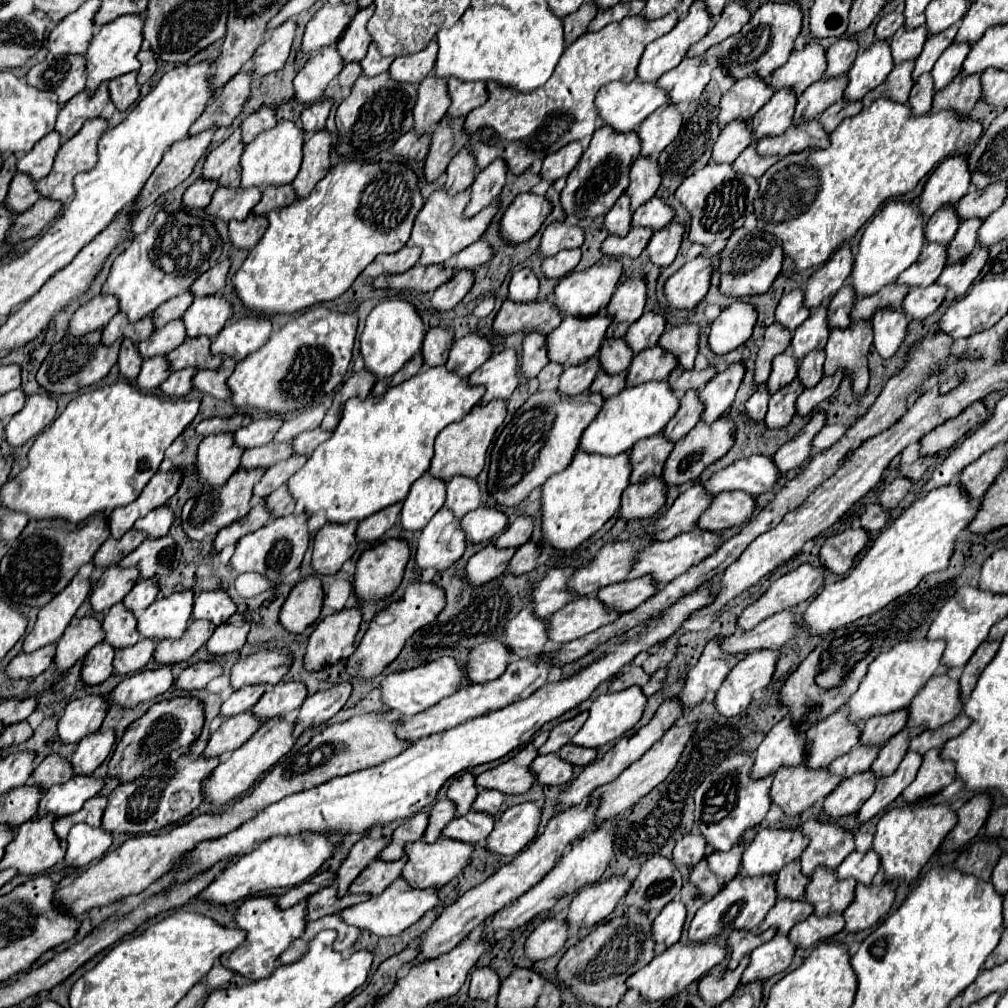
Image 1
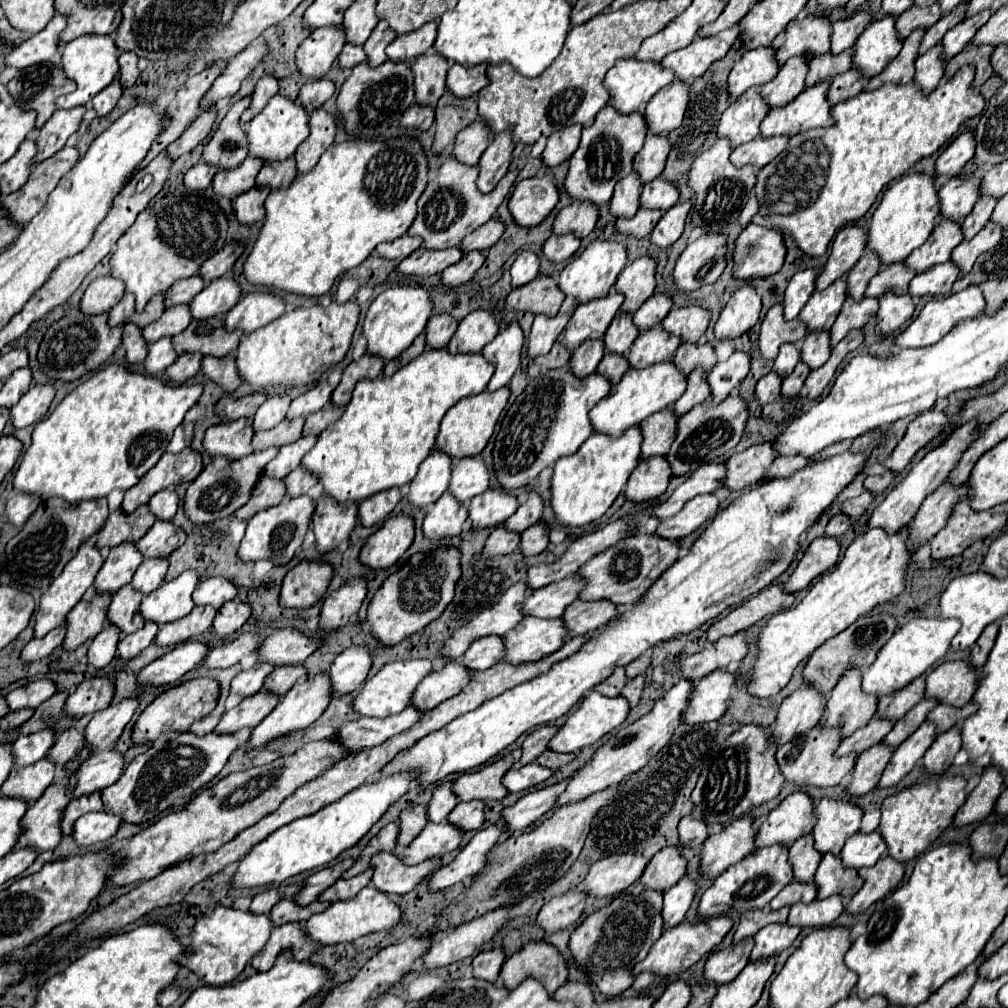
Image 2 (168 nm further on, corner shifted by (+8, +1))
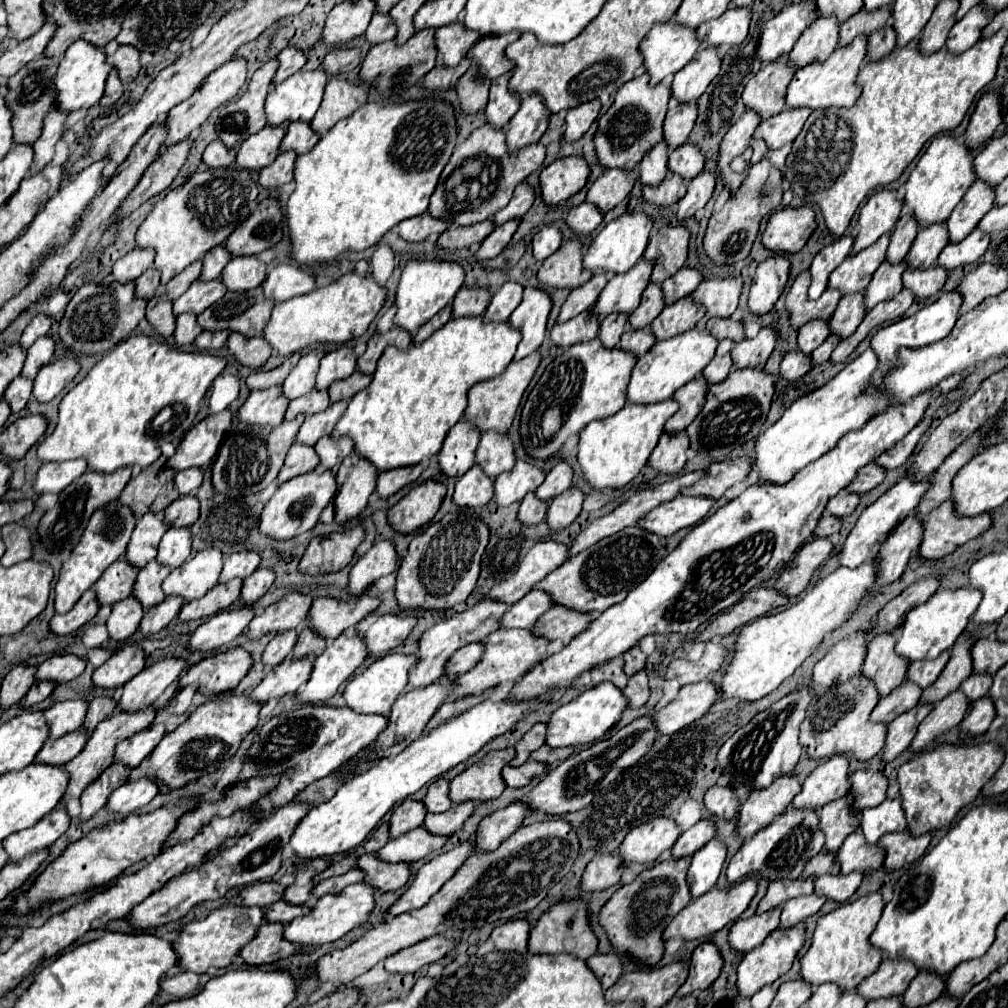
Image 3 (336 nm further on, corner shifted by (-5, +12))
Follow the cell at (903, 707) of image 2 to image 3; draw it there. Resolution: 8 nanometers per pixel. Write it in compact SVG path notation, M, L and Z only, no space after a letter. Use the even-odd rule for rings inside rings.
M944 651L940 657L930 659L930 661L912 661L908 667L908 681L914 681L922 689L926 689L928 685L932 685L938 679L938 675L942 673L948 659L950 659L950 653Z

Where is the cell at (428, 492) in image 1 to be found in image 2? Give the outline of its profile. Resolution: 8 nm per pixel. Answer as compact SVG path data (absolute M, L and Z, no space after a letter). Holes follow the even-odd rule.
M431 452L419 466L417 476L409 484L409 502L415 508L431 508L437 498L447 490L449 476L451 476L453 462L447 458L447 454Z

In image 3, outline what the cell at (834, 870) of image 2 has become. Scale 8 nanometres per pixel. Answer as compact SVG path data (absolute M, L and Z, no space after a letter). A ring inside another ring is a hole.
M858 829L852 835L846 837L846 841L842 843L842 847L838 849L838 863L842 867L842 873L850 873L850 871L864 871L870 873L874 869L878 869L884 863L886 851L878 845L870 845L864 839L864 833Z

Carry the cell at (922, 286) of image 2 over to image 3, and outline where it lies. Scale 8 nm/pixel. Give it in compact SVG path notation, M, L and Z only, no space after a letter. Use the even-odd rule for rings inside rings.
M974 229L960 243L950 243L948 247L944 247L938 265L944 269L954 269L966 263L974 263L988 249L988 243L990 243L990 235L982 229Z

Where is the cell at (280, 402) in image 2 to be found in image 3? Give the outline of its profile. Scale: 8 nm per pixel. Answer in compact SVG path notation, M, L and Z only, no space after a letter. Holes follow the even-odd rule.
M314 349L308 355L302 355L298 365L290 371L290 375L284 381L284 395L288 399L296 399L304 393L308 393L314 383L316 383L316 373L318 373L318 365L320 359L326 355L324 349Z

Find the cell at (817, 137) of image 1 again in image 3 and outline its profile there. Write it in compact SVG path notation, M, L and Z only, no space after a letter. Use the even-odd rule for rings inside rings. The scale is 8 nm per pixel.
M858 35L852 43L838 47L826 61L810 63L796 71L794 79L788 85L786 105L788 107L810 107L810 109L826 109L826 107L852 107L852 103L860 95L860 87L856 85L856 77L860 65L866 57L868 37Z

